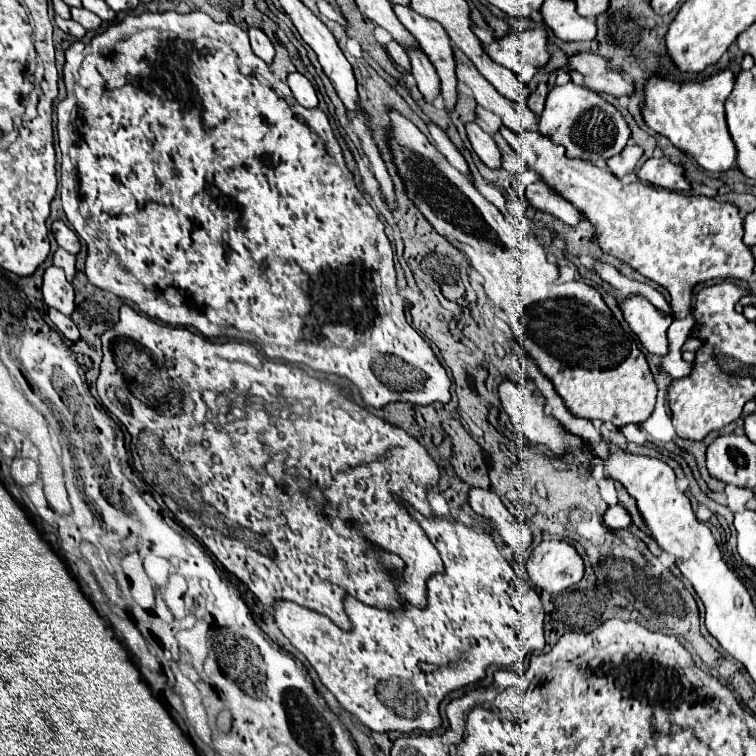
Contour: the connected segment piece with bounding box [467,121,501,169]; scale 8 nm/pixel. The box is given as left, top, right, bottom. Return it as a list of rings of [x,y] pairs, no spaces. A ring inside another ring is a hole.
[[[475,121],[473,123],[467,123],[467,133],[469,133],[469,139],[471,139],[471,145],[475,149],[475,153],[479,155],[479,159],[491,167],[491,169],[499,169],[501,167],[501,151],[495,143],[495,139],[485,133]]]

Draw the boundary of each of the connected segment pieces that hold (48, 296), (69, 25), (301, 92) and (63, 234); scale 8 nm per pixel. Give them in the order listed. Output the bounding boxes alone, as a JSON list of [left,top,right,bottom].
[[43,267,75,315],[55,15,85,37],[287,73,317,107],[53,221,81,255]]

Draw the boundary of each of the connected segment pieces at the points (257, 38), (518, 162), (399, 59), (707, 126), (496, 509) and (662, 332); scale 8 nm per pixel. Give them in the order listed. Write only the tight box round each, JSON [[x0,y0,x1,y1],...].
[[247,27,275,63],[503,149,525,175],[387,41,411,71],[641,69,735,173],[469,487,533,555],[617,295,673,355]]

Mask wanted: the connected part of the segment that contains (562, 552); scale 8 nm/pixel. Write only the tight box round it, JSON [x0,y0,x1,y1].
[527,541,583,593]

